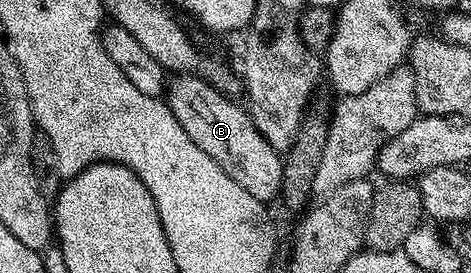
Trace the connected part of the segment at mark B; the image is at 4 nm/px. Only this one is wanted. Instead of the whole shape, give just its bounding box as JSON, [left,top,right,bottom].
[164,73,283,204]

